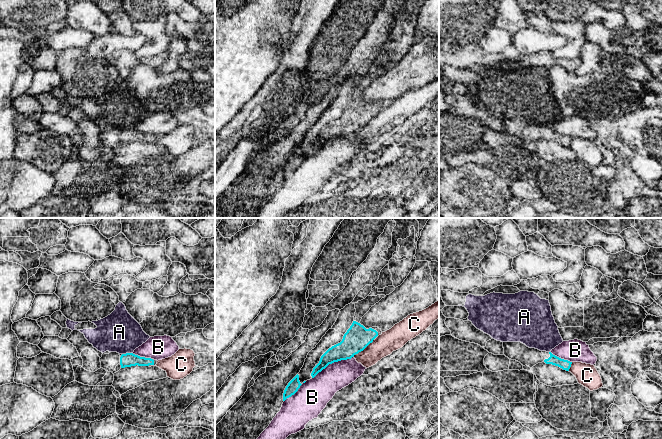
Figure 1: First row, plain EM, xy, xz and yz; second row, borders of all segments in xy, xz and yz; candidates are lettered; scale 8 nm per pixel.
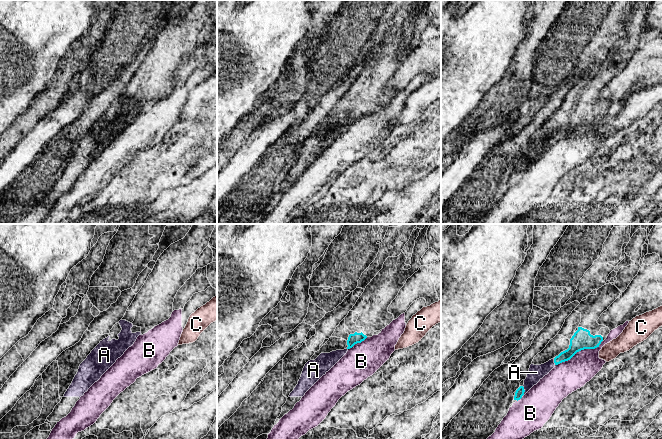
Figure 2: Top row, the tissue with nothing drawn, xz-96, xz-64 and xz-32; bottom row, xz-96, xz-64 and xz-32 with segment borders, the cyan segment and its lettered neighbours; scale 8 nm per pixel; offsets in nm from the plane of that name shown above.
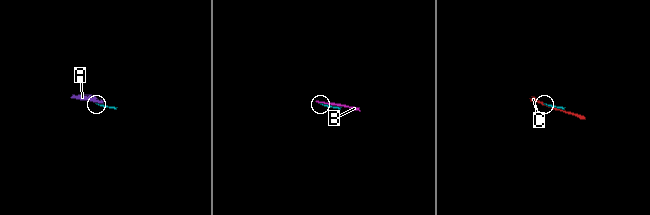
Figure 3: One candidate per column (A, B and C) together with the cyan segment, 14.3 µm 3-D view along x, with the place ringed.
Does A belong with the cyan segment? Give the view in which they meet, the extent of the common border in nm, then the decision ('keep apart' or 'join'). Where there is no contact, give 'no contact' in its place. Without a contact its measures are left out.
xy | 90 nm | keep apart

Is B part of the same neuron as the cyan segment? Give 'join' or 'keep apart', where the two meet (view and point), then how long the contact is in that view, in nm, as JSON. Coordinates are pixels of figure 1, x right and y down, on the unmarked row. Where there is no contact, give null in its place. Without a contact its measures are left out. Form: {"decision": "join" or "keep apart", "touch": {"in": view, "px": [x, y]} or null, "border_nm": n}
{"decision": "keep apart", "touch": {"in": "xz", "px": [332, 138]}, "border_nm": 380}

